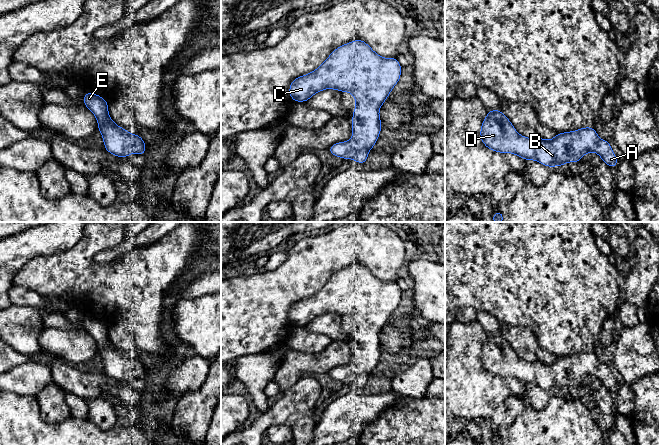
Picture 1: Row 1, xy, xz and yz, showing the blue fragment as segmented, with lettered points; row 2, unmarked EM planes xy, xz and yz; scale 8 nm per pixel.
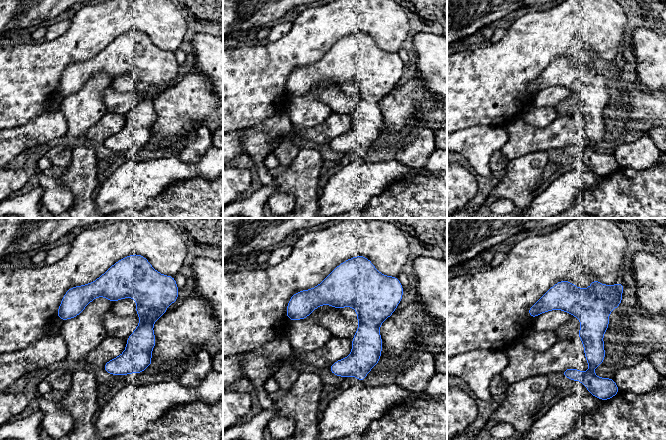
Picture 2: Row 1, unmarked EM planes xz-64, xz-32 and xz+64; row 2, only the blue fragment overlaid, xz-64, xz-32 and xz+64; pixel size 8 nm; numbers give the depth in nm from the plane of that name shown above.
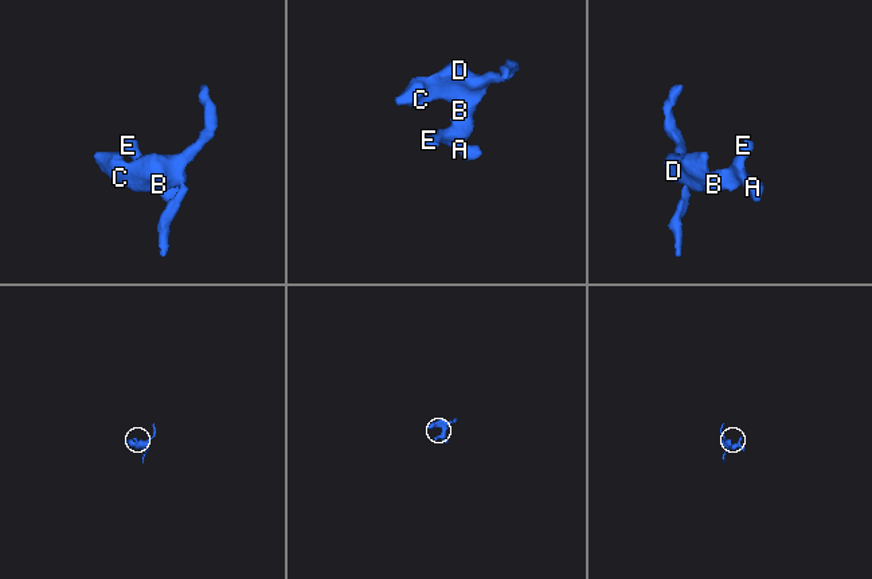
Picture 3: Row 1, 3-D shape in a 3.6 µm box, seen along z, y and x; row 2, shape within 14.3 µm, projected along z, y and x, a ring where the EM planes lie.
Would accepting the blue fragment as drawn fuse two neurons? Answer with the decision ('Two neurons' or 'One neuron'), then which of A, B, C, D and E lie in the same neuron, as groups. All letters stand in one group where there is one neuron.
One neuron. Groups: A B C D E

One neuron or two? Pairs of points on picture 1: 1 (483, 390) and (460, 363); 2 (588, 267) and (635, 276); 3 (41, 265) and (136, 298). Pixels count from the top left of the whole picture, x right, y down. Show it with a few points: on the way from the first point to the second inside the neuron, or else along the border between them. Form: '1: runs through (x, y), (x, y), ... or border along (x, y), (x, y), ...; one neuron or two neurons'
1: runs through (476, 383), (463, 370); one neuron
2: border along (623, 271), (619, 279), (620, 295); two neurons
3: runs through (65, 274), (79, 274), (96, 289), (112, 289); one neuron

